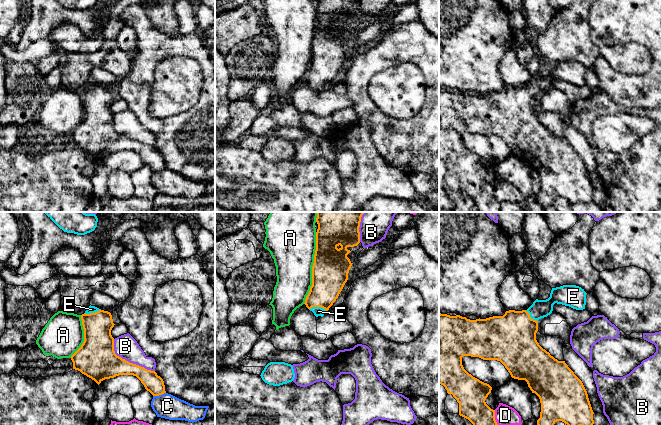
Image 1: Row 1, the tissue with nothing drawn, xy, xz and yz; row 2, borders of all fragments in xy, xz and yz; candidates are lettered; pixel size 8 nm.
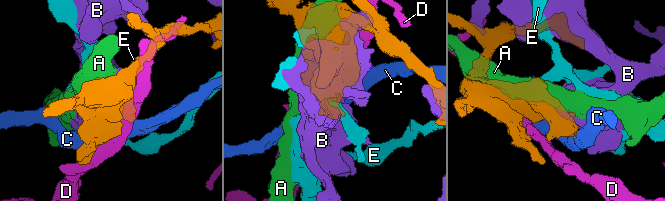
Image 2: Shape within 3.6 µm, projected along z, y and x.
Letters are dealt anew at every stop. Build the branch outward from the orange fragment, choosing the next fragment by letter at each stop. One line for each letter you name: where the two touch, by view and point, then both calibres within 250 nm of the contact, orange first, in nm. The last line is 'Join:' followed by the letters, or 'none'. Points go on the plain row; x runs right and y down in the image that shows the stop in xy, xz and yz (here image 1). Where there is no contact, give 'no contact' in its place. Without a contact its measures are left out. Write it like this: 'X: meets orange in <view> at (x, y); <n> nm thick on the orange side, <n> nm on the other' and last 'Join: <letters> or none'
E: meets orange in xz at (318, 82); 280 nm thick on the orange side, 80 nm on the other
Join: E

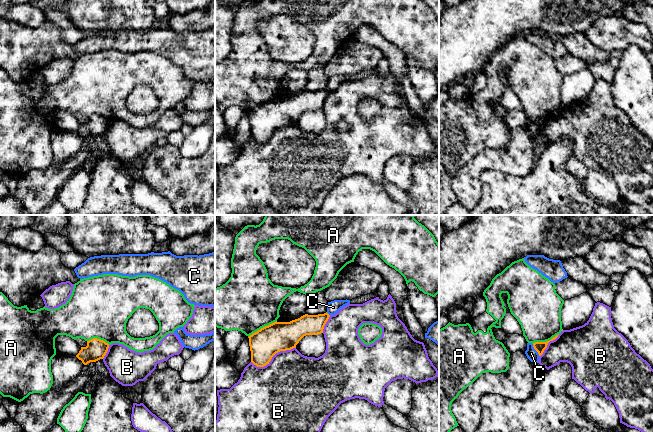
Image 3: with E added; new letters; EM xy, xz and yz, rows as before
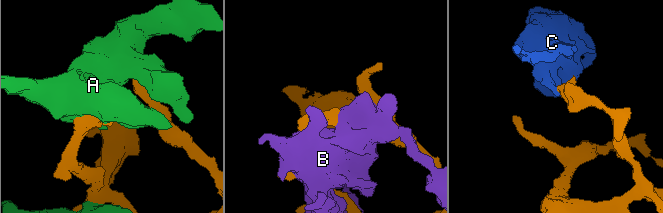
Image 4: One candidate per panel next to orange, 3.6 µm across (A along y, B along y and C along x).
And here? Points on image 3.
Join: none

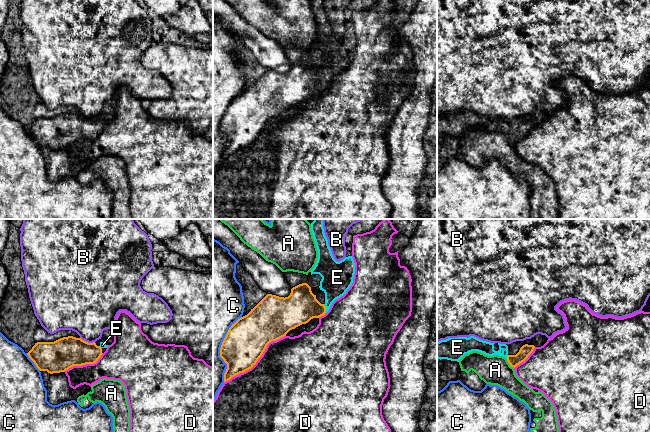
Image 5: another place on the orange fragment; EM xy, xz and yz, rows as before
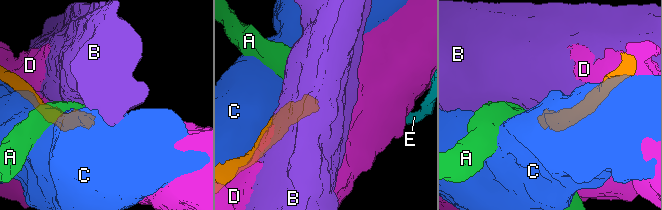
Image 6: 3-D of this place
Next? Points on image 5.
E: meets orange in xz at (325, 84); 260 nm thick on the orange side, 240 nm on the other
Join: E

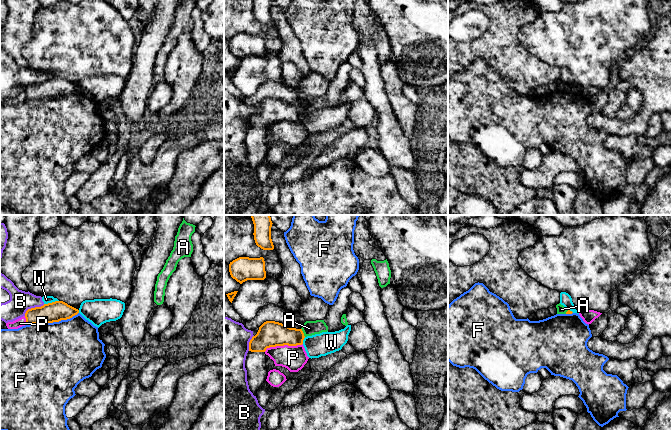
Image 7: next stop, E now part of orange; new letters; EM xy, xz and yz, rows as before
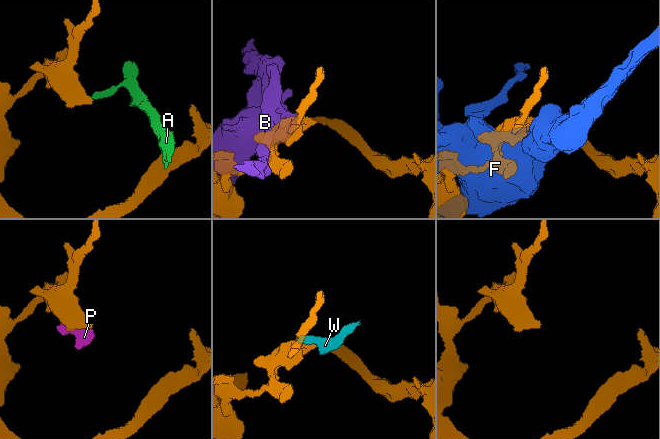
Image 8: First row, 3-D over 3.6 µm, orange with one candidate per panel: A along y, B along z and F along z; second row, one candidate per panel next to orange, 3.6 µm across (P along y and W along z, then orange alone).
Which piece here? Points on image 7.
Join: none

